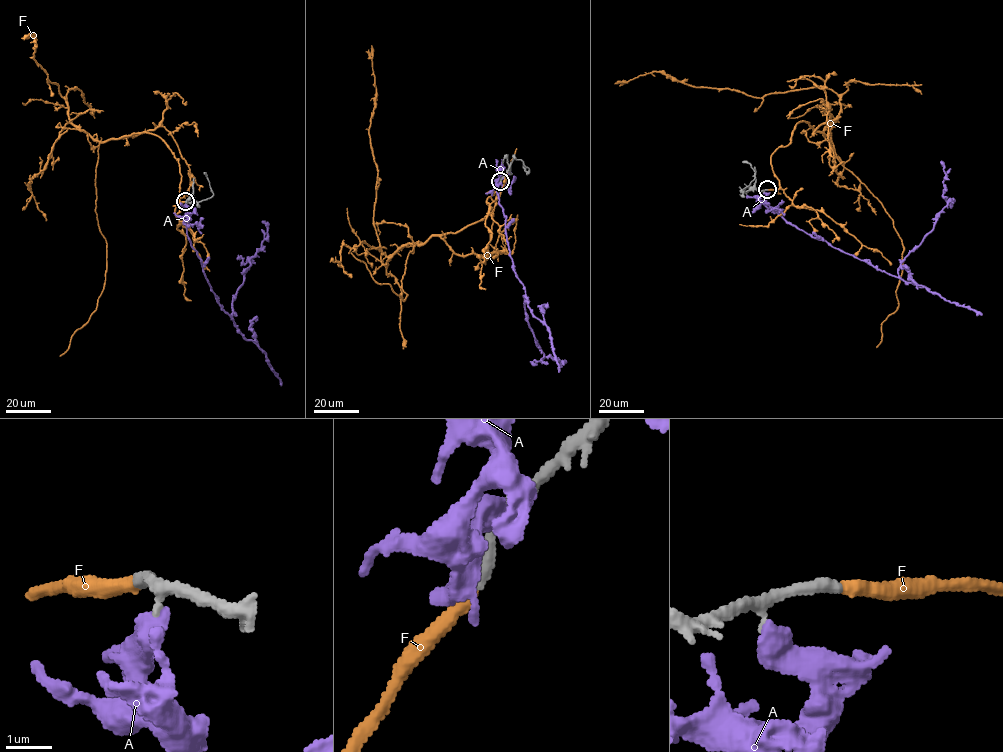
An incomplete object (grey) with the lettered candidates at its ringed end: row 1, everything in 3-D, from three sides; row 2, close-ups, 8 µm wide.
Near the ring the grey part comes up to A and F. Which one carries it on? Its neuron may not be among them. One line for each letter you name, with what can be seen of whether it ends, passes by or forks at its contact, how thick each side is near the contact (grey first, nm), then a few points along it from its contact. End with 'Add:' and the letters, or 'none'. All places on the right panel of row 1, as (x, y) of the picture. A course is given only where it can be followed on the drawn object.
F: It ends there. Thickness 280 nm (grey) against 300 nm. Its course: (767, 189), (770, 155), (802, 121), (824, 135), (836, 93), (756, 98), (658, 72), (614, 84)
Add: F

